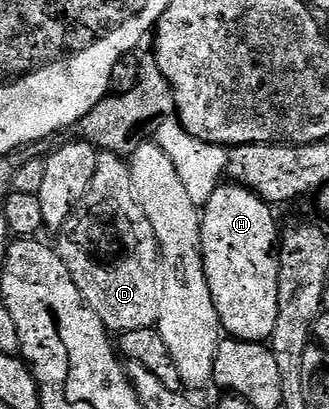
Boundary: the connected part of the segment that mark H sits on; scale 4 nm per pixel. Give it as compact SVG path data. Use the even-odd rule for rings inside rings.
M227 182L220 186L213 194L213 198L209 198L209 202L202 205L201 219L201 254L203 255L203 269L205 270L205 278L209 282L209 290L213 294L213 306L217 306L217 314L219 315L220 329L228 337L236 340L248 340L254 344L270 341L273 334L273 326L277 326L277 282L279 281L279 258L277 255L277 241L281 236L281 228L275 225L275 216L272 205L266 204L260 196L255 192L250 192L248 188L234 182Z

